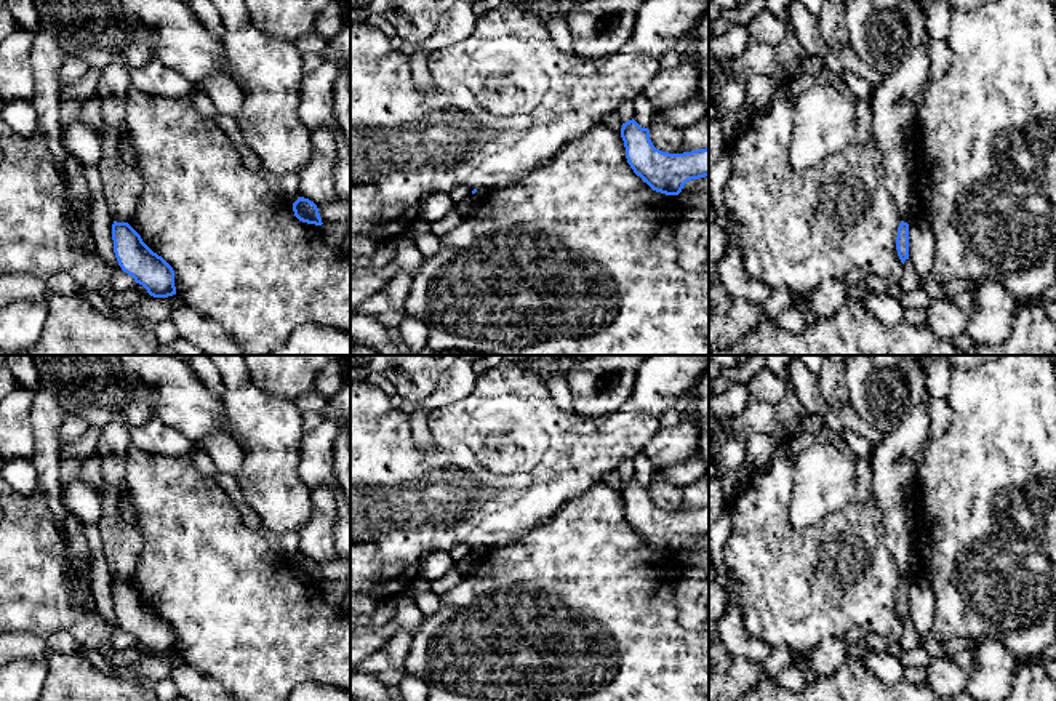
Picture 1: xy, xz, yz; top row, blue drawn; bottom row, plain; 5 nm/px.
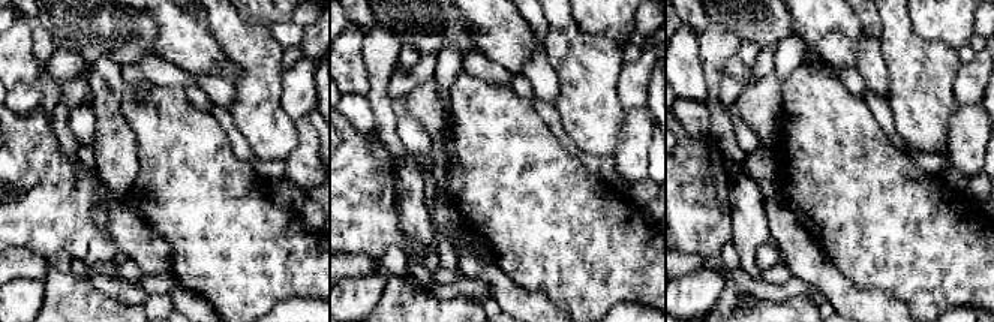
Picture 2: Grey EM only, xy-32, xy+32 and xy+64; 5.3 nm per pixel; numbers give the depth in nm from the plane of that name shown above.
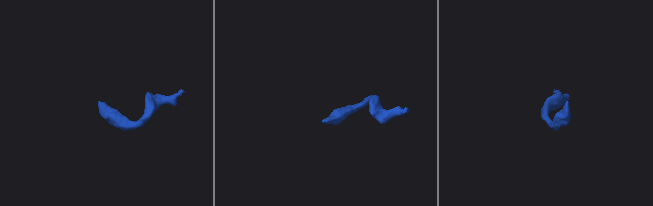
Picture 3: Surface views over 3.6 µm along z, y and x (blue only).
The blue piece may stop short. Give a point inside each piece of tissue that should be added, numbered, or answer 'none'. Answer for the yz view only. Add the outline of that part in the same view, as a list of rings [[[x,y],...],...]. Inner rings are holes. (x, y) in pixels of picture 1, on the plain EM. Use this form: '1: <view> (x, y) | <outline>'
none

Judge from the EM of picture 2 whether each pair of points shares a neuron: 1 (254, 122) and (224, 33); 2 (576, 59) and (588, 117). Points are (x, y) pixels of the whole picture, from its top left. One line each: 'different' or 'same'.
1: same
2: same

